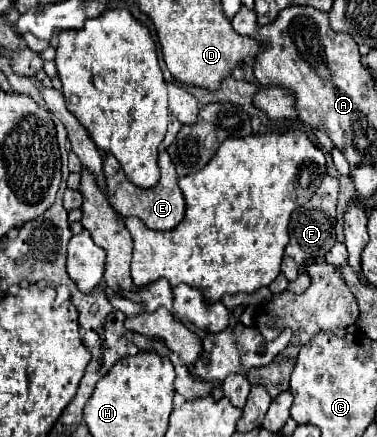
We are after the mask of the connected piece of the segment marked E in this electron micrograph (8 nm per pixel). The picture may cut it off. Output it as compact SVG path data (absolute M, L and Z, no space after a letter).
M165 150L159 154L159 168L161 168L159 184L155 188L143 190L143 188L137 188L135 184L131 184L127 180L127 176L123 174L115 156L107 154L107 158L103 162L103 172L105 172L105 180L107 180L107 190L109 190L109 204L123 218L127 218L127 216L141 218L151 230L173 230L185 216L185 198L183 198L181 188L177 186L175 164L171 162L171 156L167 156Z

